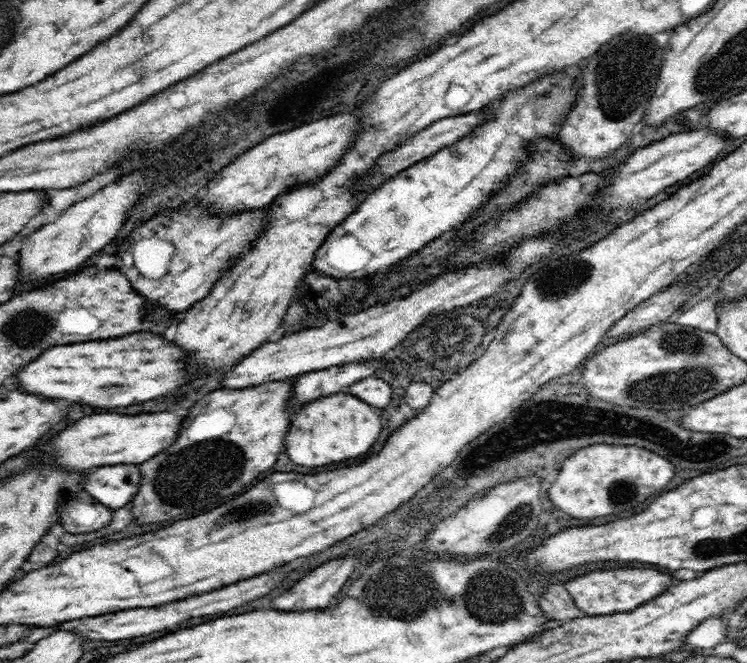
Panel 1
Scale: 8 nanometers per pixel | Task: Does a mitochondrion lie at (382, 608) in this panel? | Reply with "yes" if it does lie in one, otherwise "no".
yes

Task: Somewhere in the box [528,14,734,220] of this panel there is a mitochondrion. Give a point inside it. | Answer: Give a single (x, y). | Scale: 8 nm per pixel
(623, 75)

